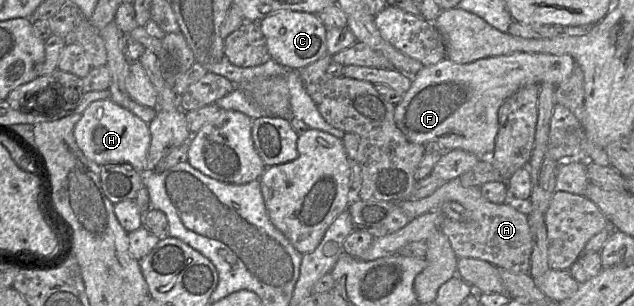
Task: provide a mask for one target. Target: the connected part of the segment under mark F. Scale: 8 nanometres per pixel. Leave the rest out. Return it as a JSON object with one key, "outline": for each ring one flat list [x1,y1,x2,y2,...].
{"outline":[[515,52,466,64,455,63,445,58,434,65,422,67,412,77,410,88,395,106,395,123,410,142,424,145,429,141,435,141,445,151,461,149,476,155,479,159,484,159,489,157,494,150,499,127,498,111,503,102,529,84,551,83,557,87,570,77,574,67,574,59,567,54]]}

